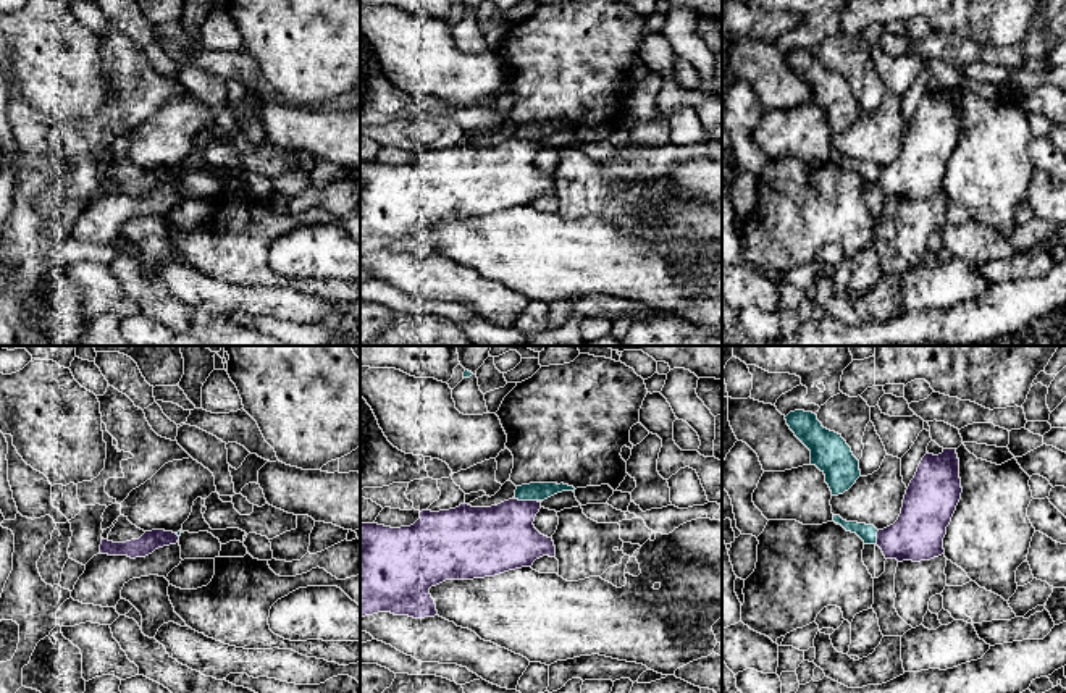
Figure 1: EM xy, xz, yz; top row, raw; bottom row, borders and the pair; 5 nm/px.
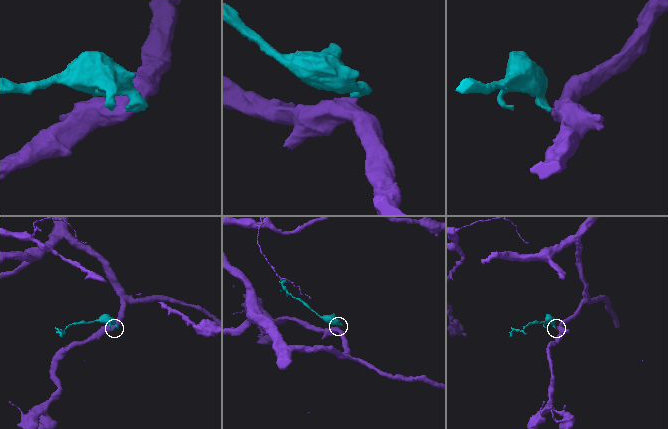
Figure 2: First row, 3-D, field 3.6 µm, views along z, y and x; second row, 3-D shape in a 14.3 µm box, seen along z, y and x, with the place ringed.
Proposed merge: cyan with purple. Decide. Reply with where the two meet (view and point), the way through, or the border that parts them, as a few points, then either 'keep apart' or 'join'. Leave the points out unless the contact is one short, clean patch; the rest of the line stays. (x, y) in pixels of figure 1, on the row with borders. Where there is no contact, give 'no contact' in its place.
contact xz (525, 499); keep apart

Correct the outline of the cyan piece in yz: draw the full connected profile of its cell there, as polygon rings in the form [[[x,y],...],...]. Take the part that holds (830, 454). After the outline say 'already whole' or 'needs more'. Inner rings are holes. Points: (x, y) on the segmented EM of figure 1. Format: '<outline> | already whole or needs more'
[[[795,410],[787,417],[795,436],[811,451],[811,465],[824,475],[832,496],[848,491],[861,477],[859,460],[841,435],[822,426],[812,412]]] | already whole

